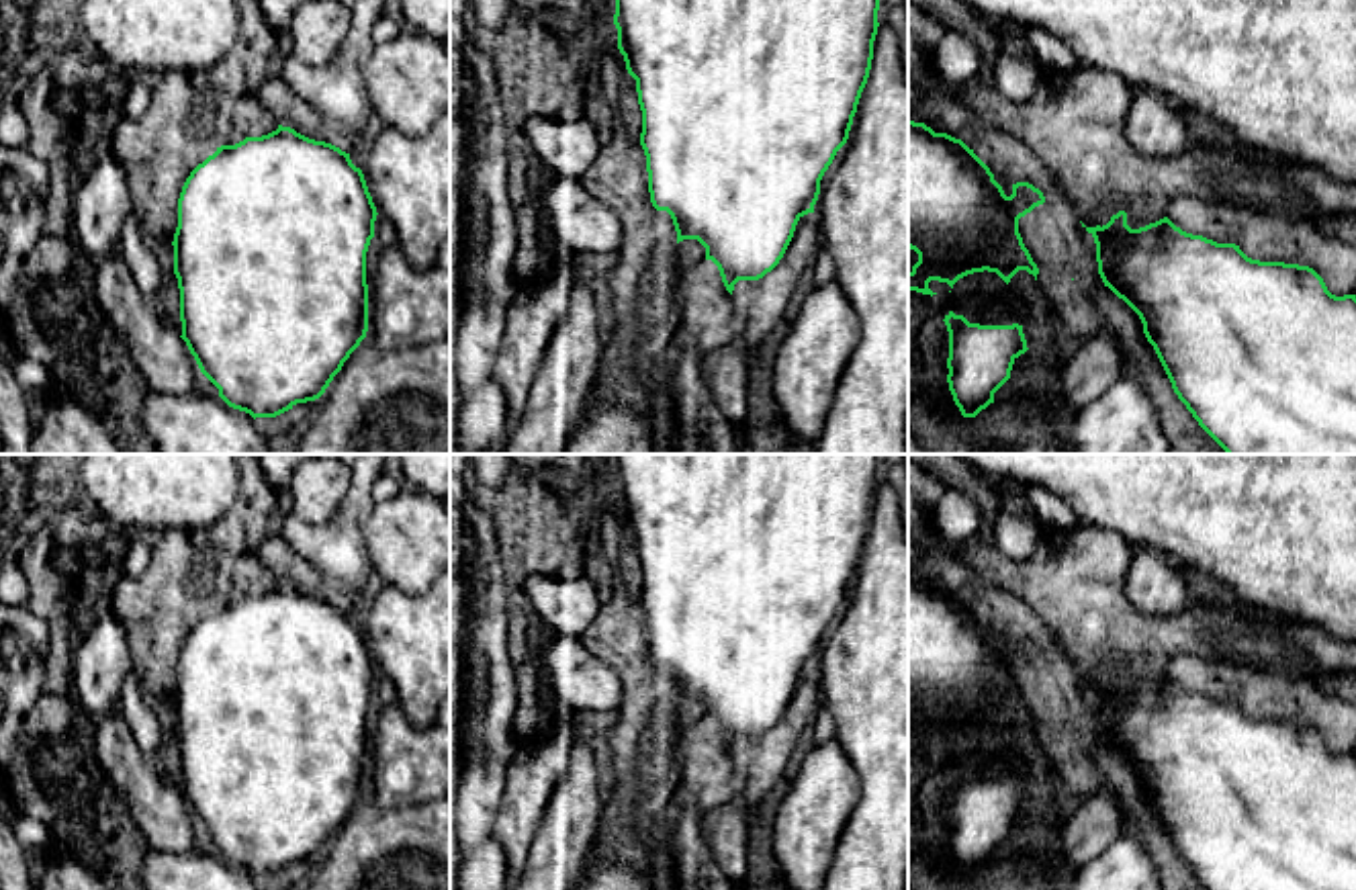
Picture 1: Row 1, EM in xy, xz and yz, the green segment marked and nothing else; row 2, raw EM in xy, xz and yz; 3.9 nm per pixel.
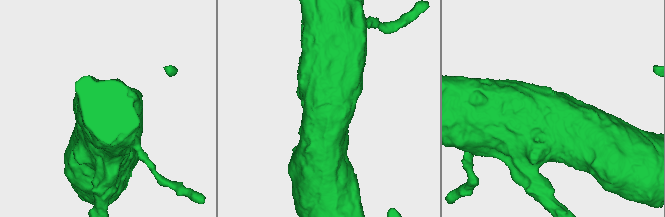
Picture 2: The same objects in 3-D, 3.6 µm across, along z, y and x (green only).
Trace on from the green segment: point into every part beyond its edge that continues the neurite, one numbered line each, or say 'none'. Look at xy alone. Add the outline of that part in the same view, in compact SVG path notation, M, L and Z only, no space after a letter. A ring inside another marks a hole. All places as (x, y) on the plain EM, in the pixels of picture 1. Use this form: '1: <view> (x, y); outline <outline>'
none

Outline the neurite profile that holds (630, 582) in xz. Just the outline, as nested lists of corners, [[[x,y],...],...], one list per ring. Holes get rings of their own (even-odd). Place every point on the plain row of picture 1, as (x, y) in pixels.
[[[626,532],[626,536],[624,536],[620,569],[622,569],[620,587],[628,595],[640,595],[640,591],[642,591],[642,569],[638,563],[636,538],[630,532]]]

